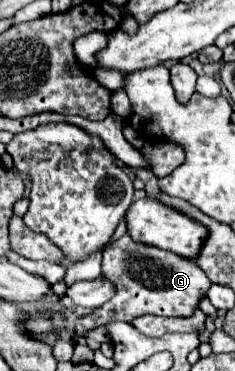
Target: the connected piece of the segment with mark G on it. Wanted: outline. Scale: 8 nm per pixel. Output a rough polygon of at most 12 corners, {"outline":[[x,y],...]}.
{"outline":[[128,234],[104,250],[116,292],[76,334],[144,314],[192,316],[204,270]]}

